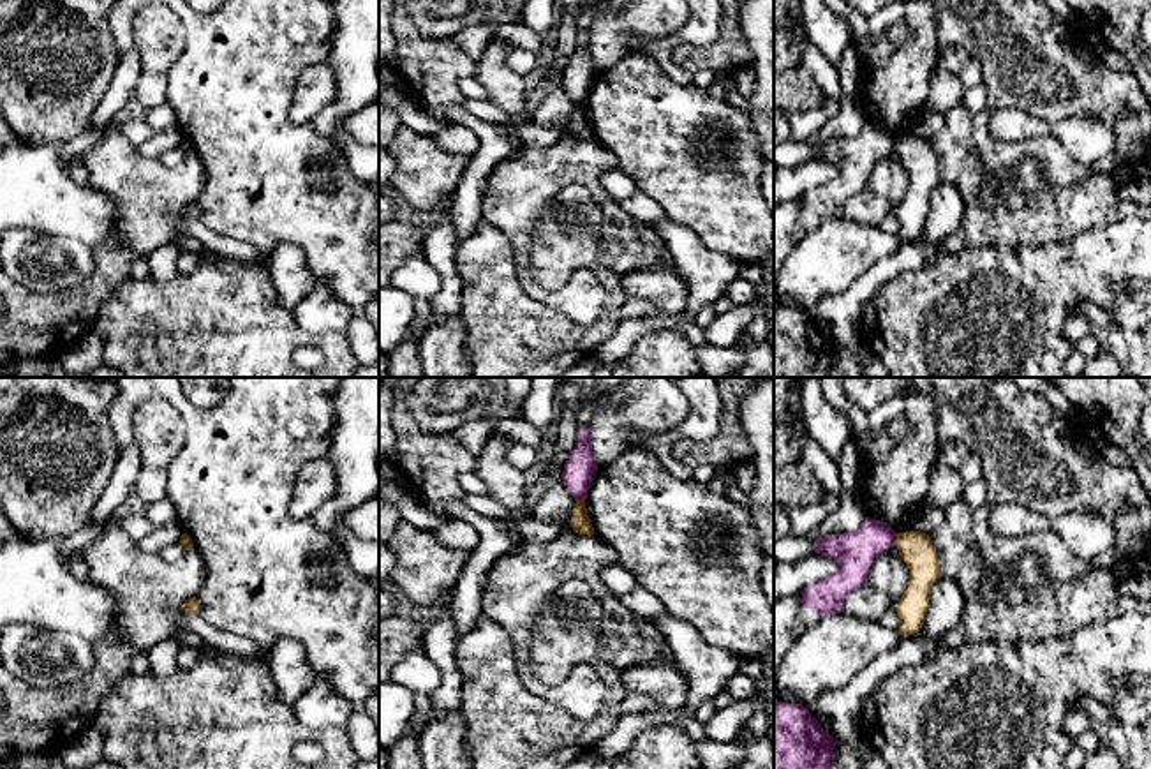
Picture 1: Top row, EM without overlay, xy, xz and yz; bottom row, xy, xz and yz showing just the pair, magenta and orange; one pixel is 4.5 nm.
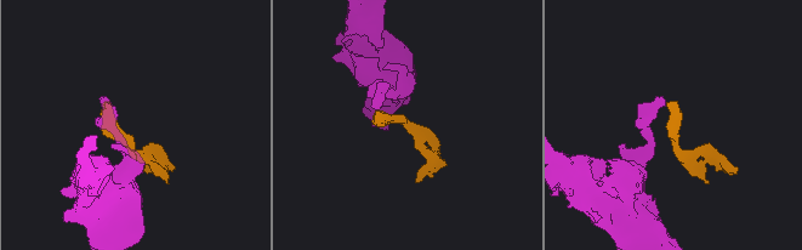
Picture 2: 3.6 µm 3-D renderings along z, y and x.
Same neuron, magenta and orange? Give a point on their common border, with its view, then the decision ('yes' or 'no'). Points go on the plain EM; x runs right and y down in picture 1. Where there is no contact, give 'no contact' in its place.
yz (894, 145) | no

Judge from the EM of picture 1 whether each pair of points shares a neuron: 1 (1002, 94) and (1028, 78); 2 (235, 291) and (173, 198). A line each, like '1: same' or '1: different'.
1: same
2: different

